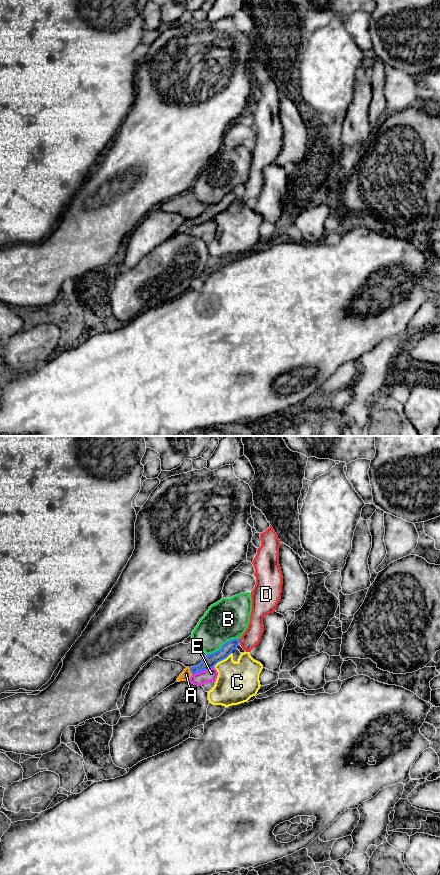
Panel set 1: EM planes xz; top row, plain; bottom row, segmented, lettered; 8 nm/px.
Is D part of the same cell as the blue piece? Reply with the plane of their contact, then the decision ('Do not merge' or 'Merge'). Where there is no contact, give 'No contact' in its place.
Touches blue in xz. Do not merge

